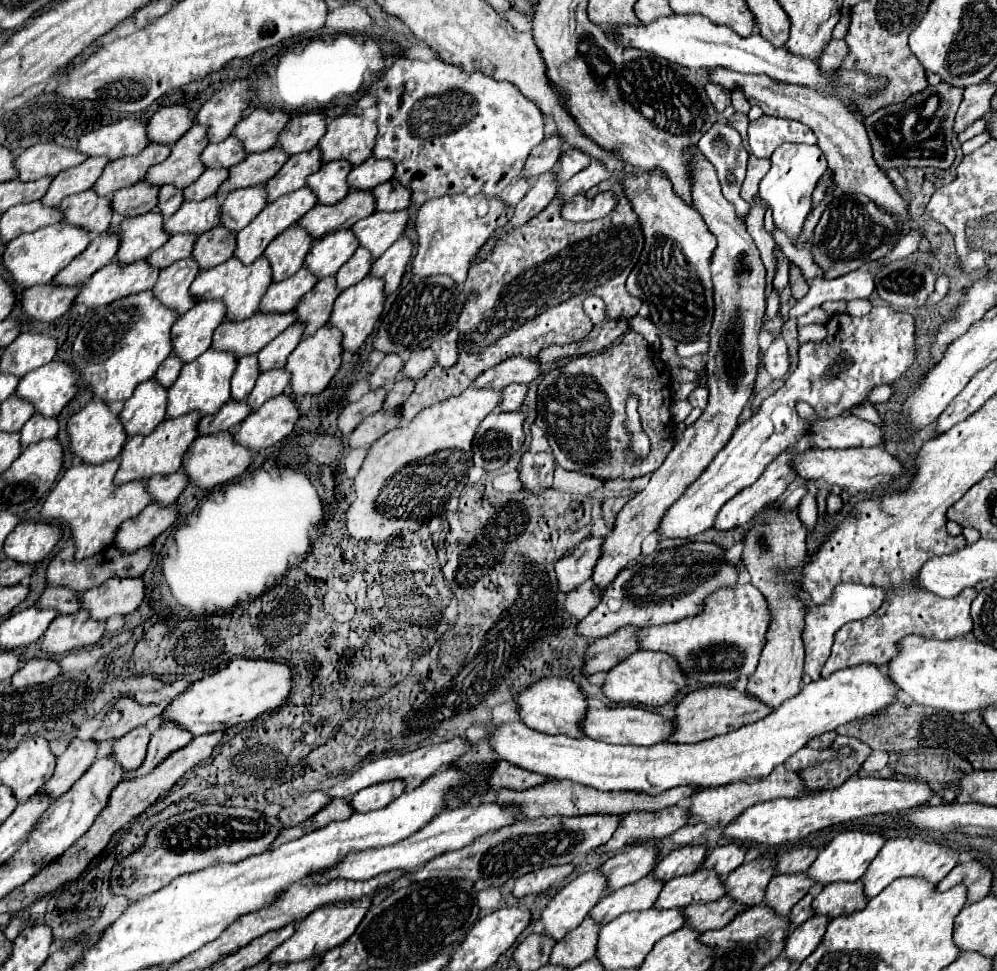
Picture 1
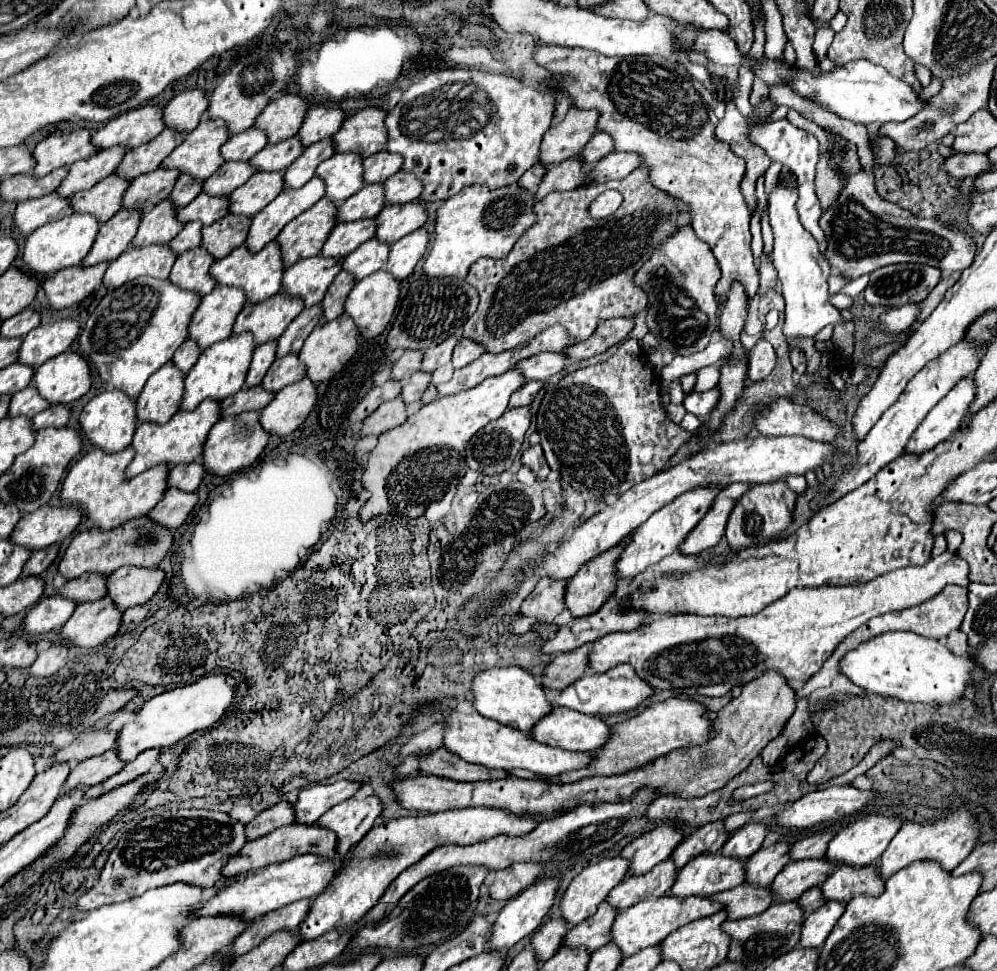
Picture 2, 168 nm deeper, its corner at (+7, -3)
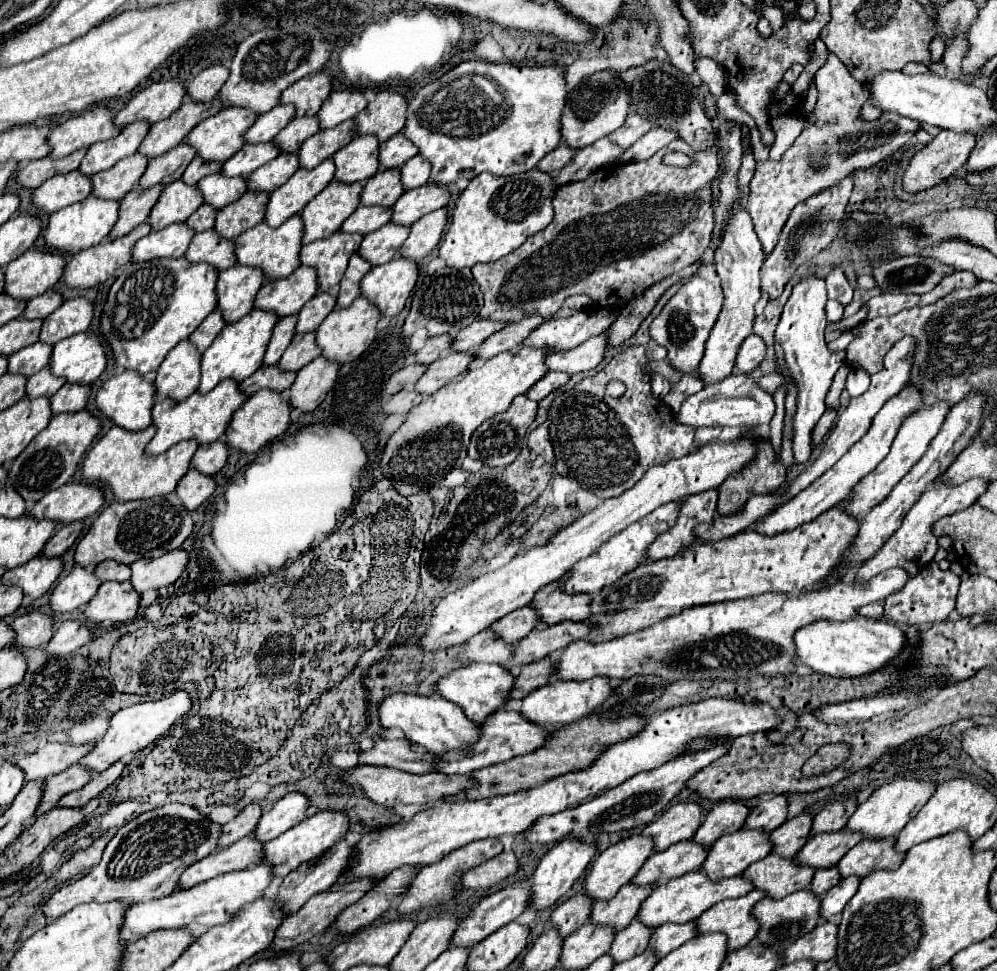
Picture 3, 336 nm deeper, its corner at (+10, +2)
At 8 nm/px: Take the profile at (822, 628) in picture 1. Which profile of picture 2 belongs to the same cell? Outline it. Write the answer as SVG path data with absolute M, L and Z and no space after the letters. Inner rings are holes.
M945 551L939 557L933 557L929 563L921 567L903 567L897 571L889 571L879 575L867 583L845 585L845 587L811 587L811 589L793 589L783 599L767 605L763 611L749 615L749 617L703 617L693 613L663 613L663 615L649 615L641 629L623 633L609 633L595 641L589 663L595 673L603 673L619 663L631 663L641 679L649 681L655 689L675 691L683 695L707 695L707 697L721 697L727 695L735 685L745 685L759 677L765 669L777 669L787 679L807 681L815 675L823 661L833 653L833 649L857 627L867 623L877 615L885 615L891 611L901 611L913 605L919 605L927 599L933 599L937 593L943 591L945 585L969 585L969 563L959 555Z

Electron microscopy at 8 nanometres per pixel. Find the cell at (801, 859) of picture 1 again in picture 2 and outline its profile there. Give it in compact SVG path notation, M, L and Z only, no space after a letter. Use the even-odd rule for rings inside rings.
M815 833L811 837L805 837L805 839L797 841L789 851L791 861L821 859L825 855L825 849L827 849L827 843L829 843L831 837L833 837L833 833Z

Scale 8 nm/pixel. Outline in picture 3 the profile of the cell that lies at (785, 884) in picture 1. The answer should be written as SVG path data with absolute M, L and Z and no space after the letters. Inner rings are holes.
M846 828L838 832L822 832L806 842L806 846L796 854L796 860L802 860L802 864L810 864L816 870L830 868L836 866L842 856L860 840L860 832L850 832Z

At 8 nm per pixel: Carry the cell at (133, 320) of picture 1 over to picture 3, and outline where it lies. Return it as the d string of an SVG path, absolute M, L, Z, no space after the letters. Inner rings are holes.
M158 258L150 262L132 262L114 280L104 312L102 312L102 334L114 350L118 370L138 370L140 374L150 374L158 370L166 354L180 342L186 340L200 322L218 306L216 298L218 270L206 262L190 262L182 258Z

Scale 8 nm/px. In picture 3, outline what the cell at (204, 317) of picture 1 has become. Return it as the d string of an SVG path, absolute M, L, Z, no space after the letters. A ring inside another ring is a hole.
M234 264L234 268L220 272L216 286L218 308L224 312L224 320L228 320L228 324L240 320L254 308L256 294L264 282L266 276L254 266Z

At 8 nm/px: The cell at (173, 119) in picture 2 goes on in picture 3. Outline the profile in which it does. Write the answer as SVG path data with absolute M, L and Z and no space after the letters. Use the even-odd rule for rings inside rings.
M214 64L202 70L194 80L188 82L188 96L198 102L210 102L220 92L228 76L230 76L230 70L224 64Z

